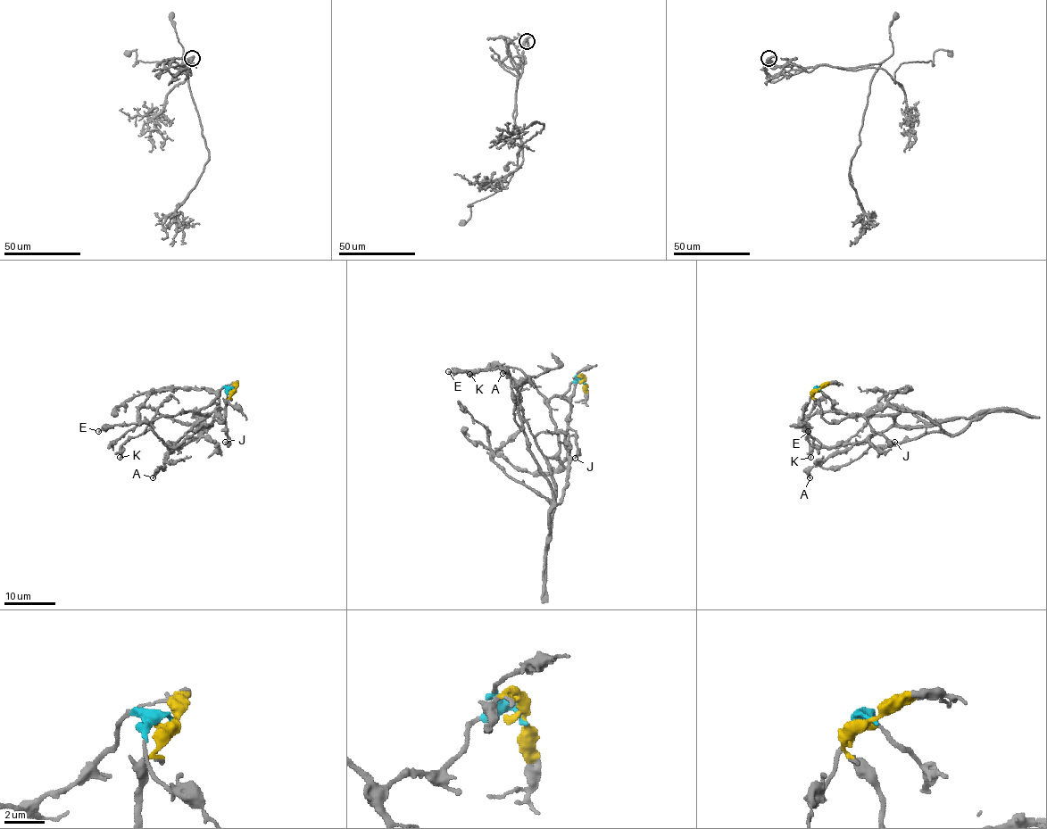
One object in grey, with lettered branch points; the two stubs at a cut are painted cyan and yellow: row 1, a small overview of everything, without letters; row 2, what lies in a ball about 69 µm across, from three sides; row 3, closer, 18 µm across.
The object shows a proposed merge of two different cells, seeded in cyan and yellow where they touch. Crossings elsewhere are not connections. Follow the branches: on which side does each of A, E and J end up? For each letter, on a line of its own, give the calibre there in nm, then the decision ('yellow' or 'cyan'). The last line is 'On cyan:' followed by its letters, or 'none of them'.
A: 220 nm | yellow
E: 150 nm | cyan
J: 200 nm | yellow
On cyan: E

